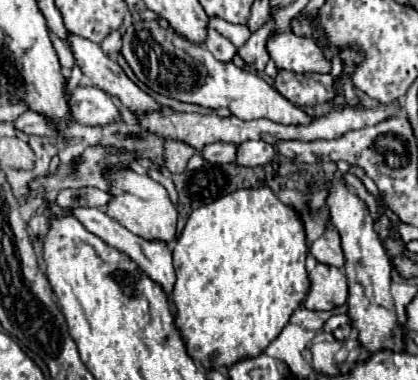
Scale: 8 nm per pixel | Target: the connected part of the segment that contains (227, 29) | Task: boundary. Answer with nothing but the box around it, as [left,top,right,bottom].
[209,18,251,48]

